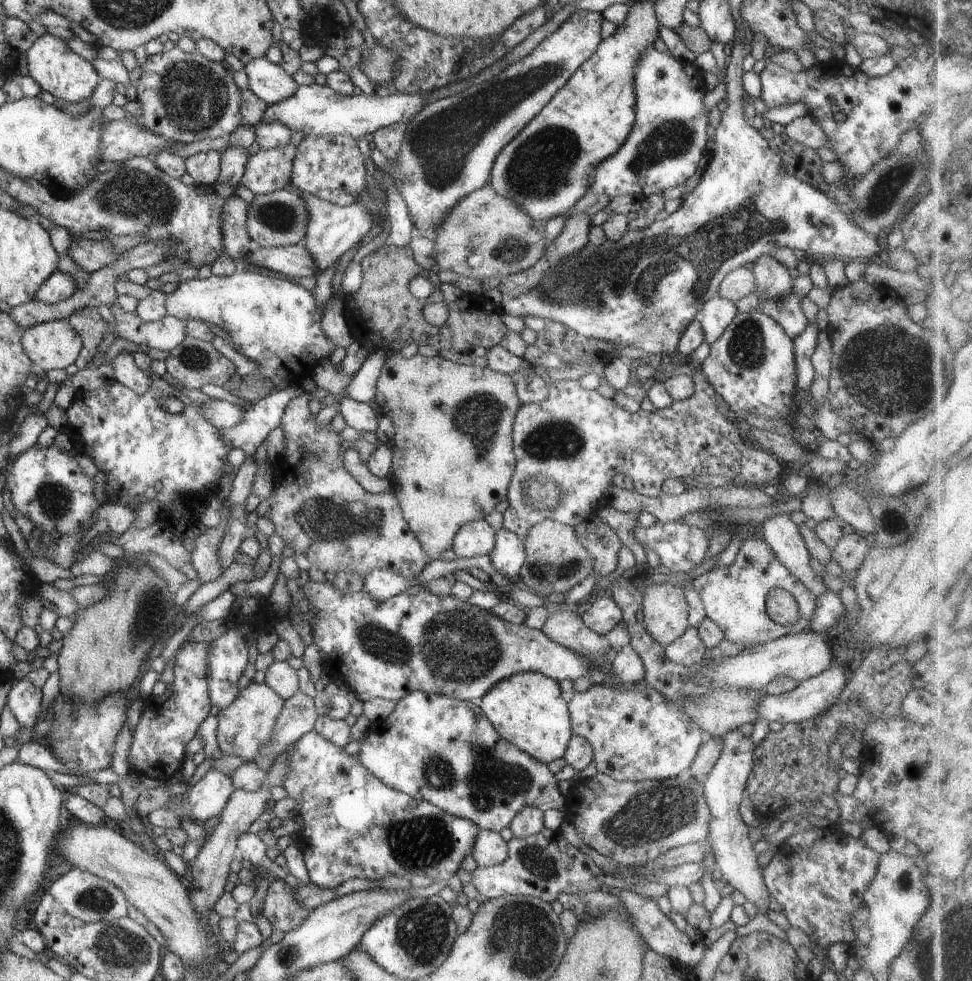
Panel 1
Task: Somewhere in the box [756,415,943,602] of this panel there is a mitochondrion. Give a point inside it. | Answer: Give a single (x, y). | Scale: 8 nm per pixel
(894, 524)

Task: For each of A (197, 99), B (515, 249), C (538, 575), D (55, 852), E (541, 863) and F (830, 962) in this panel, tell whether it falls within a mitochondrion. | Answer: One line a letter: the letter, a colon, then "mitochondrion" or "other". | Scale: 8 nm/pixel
A: mitochondrion
B: mitochondrion
C: mitochondrion
D: other
E: mitochondrion
F: other

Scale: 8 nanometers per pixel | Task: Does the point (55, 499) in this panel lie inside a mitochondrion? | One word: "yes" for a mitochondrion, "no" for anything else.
yes

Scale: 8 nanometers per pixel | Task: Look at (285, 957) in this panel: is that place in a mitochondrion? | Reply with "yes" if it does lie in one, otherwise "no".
no

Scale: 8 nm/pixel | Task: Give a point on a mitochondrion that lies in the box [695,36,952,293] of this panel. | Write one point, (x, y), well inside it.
(879, 199)

